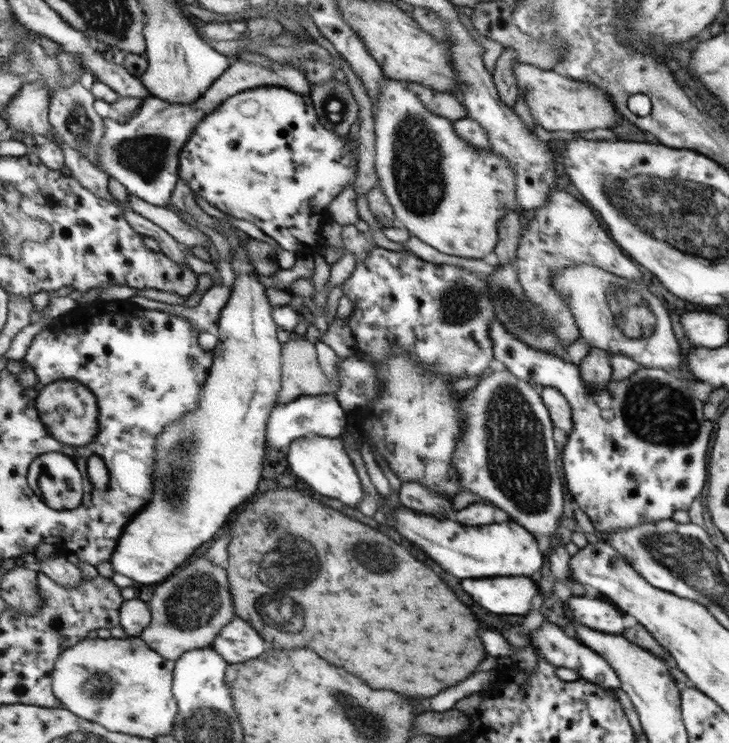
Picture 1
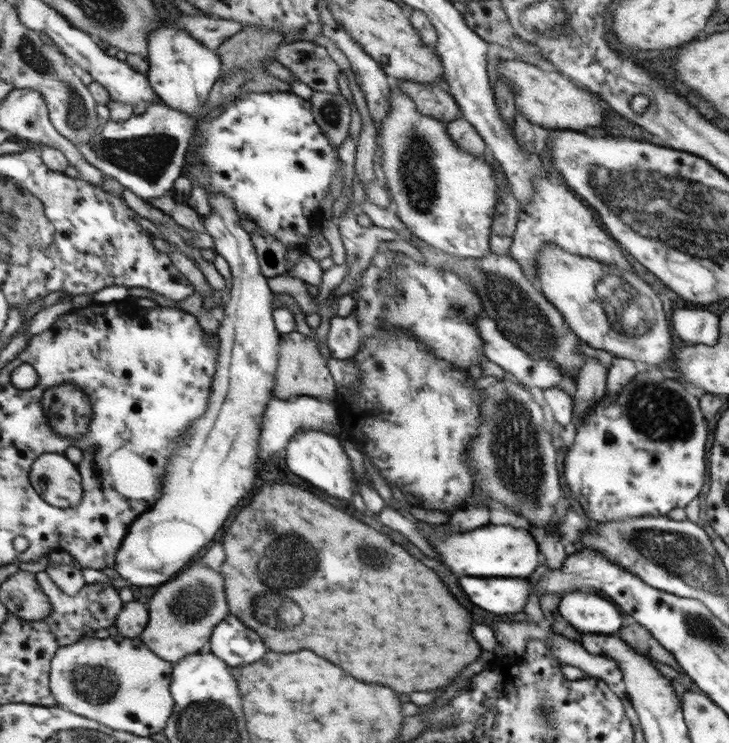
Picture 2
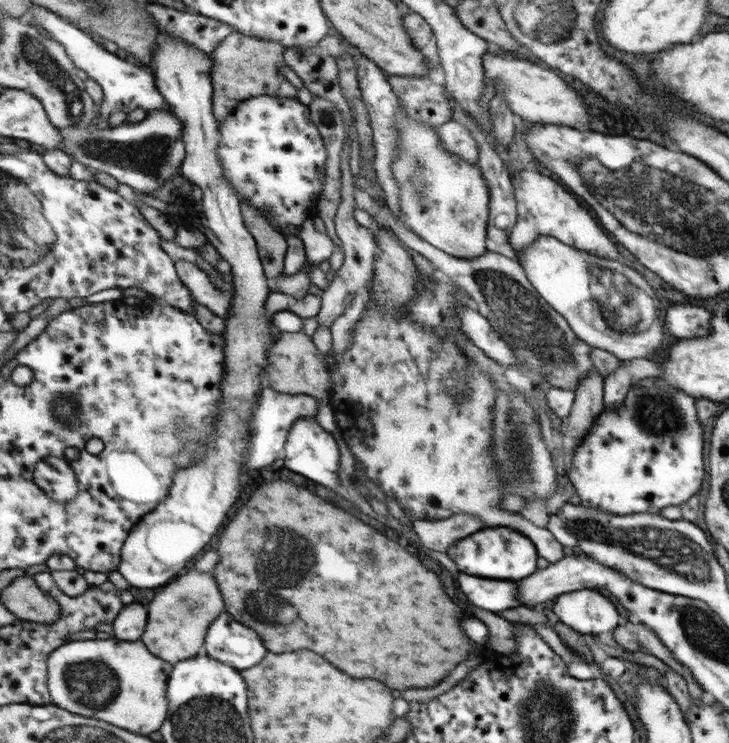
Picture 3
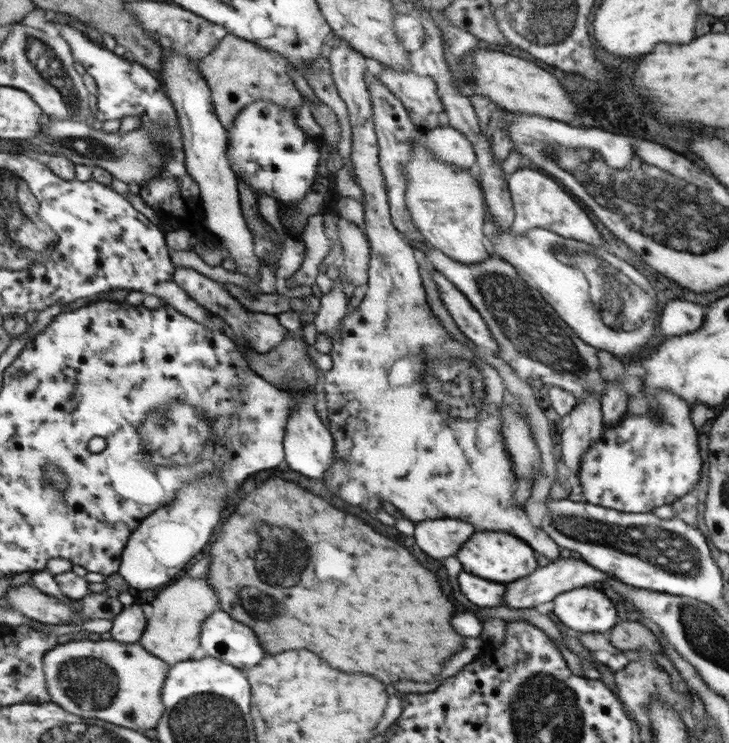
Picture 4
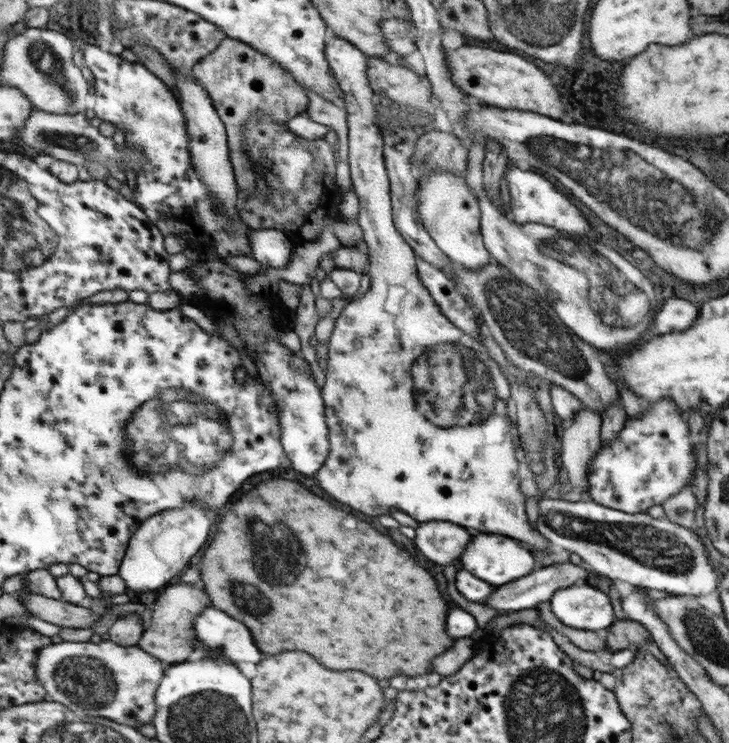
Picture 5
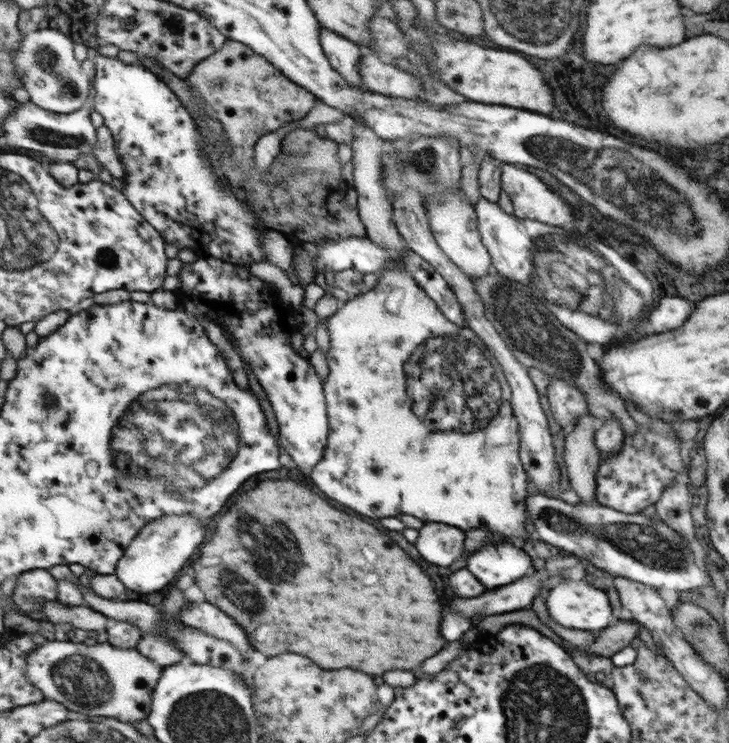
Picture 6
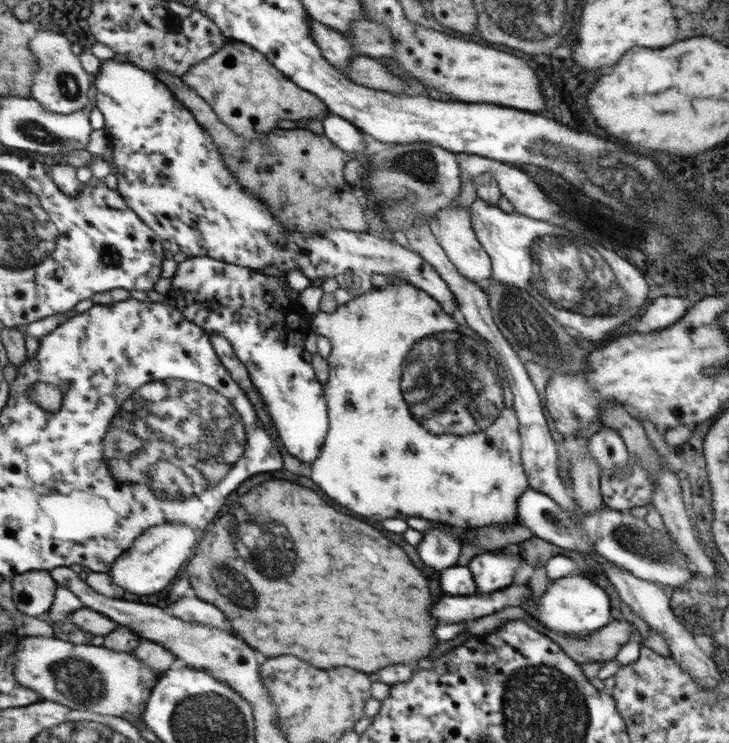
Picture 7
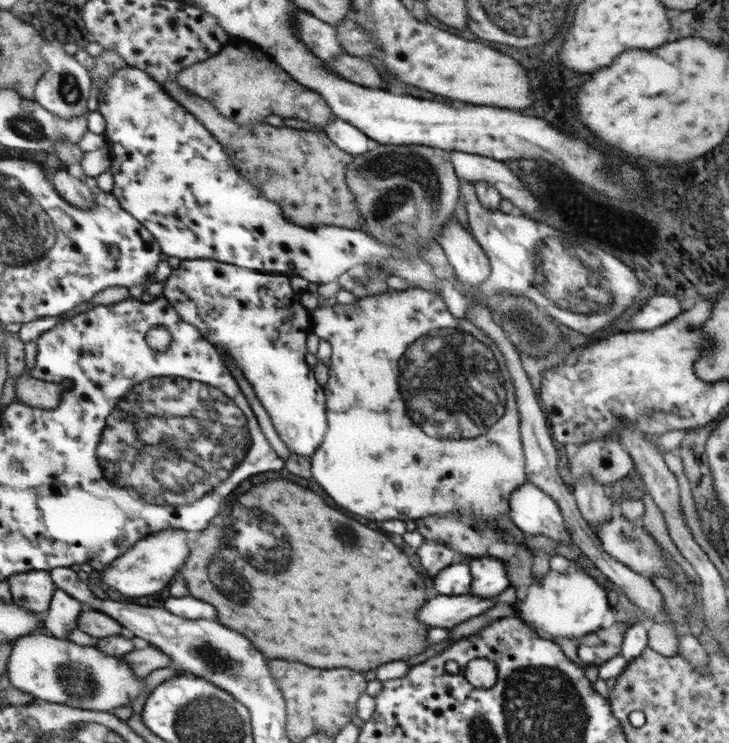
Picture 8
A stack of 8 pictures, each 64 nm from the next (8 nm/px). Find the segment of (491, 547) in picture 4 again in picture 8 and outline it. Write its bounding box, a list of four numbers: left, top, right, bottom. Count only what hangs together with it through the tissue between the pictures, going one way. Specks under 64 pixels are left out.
[466,556,510,598]

